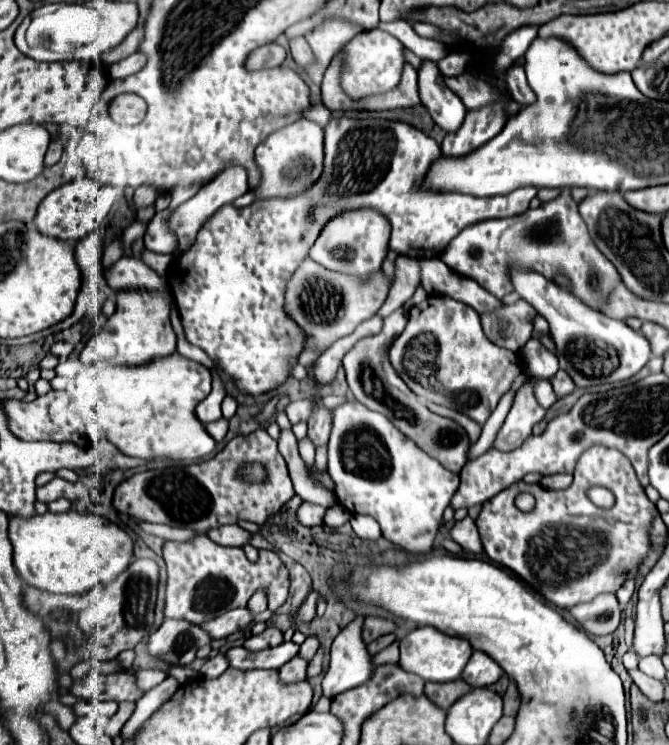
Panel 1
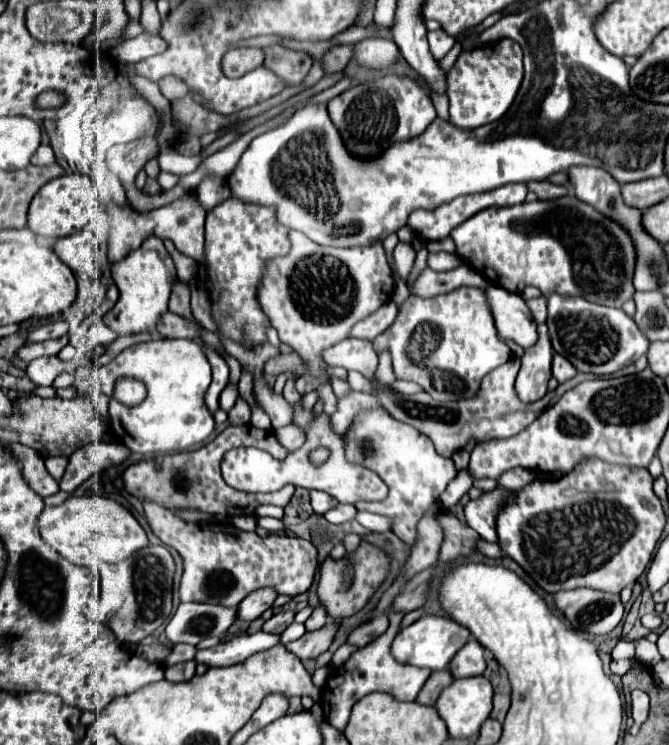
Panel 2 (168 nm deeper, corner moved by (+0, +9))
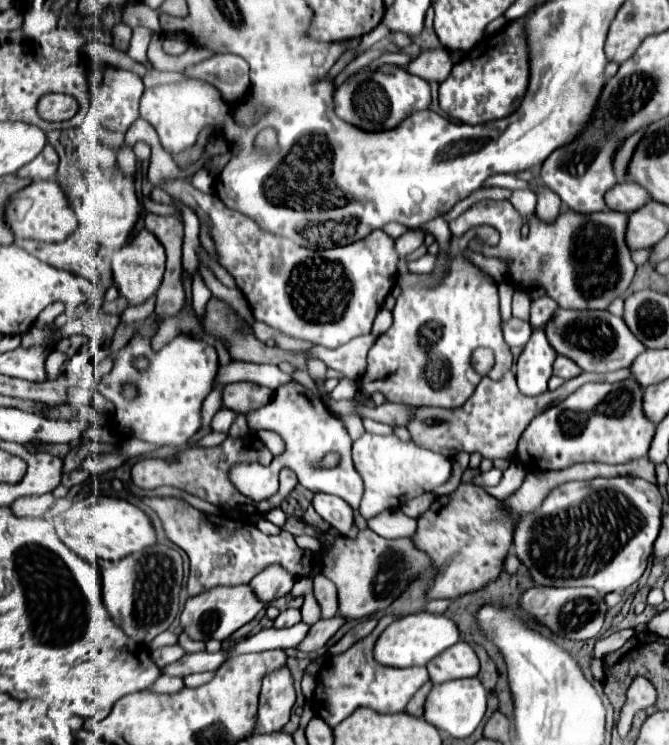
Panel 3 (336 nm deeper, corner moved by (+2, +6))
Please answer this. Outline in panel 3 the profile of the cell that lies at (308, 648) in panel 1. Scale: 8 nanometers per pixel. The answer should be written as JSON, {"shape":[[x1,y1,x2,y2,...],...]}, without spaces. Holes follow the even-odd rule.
{"shape":[[316,576,314,578,314,596,322,608,320,618,332,618,338,612,338,602,336,602,336,586,326,578,326,576]]}

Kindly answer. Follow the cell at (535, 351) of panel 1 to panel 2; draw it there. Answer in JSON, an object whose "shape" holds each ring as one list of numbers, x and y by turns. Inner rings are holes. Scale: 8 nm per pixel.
{"shape":[[490,285,486,289,488,303,496,321,498,335,502,339,510,339,520,347,532,347,538,339,536,321,530,317,530,309,526,301,518,293,510,293,498,285]]}

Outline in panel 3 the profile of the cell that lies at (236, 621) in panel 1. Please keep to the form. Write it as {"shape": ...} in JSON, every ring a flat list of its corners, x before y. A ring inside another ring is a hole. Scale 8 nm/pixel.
{"shape":[[266,568,264,572,260,572,260,576,252,578,252,592,256,594,256,598,266,606,276,598,286,596,294,586,292,576,288,576,288,572,284,572,284,568]]}

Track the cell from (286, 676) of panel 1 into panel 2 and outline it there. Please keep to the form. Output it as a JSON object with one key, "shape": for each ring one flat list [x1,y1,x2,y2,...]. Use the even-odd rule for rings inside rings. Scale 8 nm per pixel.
{"shape":[[328,621,328,625,324,625,318,631,306,631,300,639,288,643,286,649,292,651,300,659,314,659,314,657,322,655,330,647,336,631,338,631,338,623]]}

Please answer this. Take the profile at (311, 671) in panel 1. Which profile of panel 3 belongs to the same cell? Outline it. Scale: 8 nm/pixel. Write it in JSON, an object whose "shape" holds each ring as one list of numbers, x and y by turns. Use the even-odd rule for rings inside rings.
{"shape":[[314,494,312,506,330,526,340,530,342,536,346,536,354,524,354,511,342,498,332,494]]}

